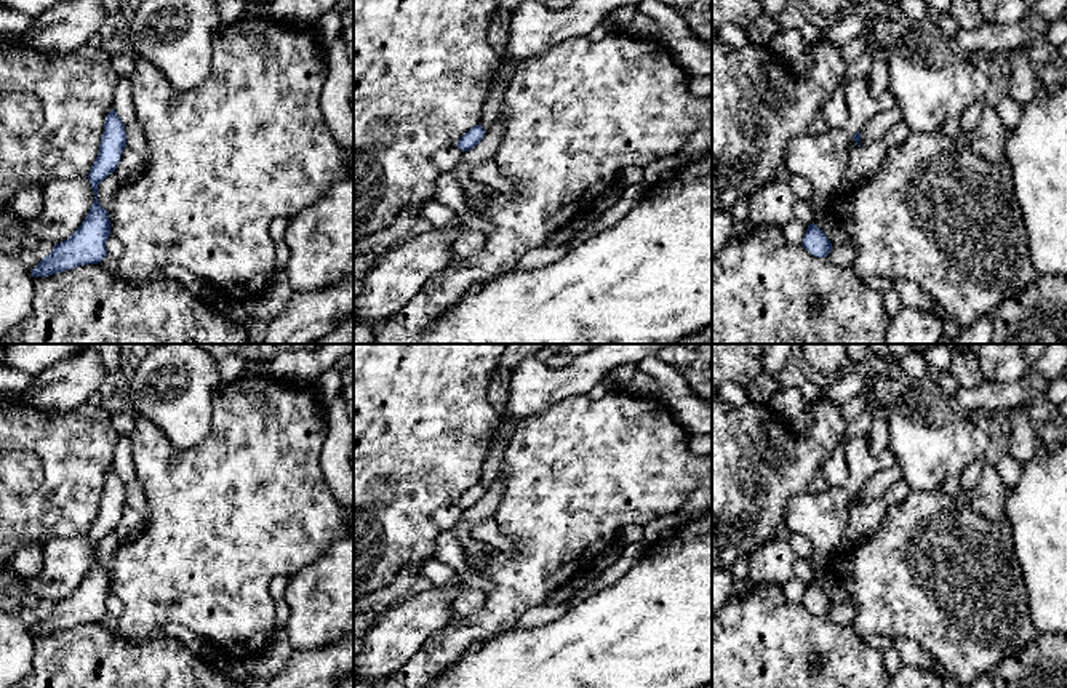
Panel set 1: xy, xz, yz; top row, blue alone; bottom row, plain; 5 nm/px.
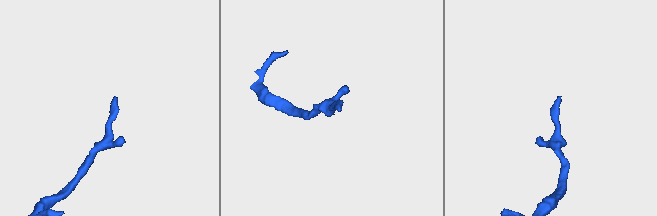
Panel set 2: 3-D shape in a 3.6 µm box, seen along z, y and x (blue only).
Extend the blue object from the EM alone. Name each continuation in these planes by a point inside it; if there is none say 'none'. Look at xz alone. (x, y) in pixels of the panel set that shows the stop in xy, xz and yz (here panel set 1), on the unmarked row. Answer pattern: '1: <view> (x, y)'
none

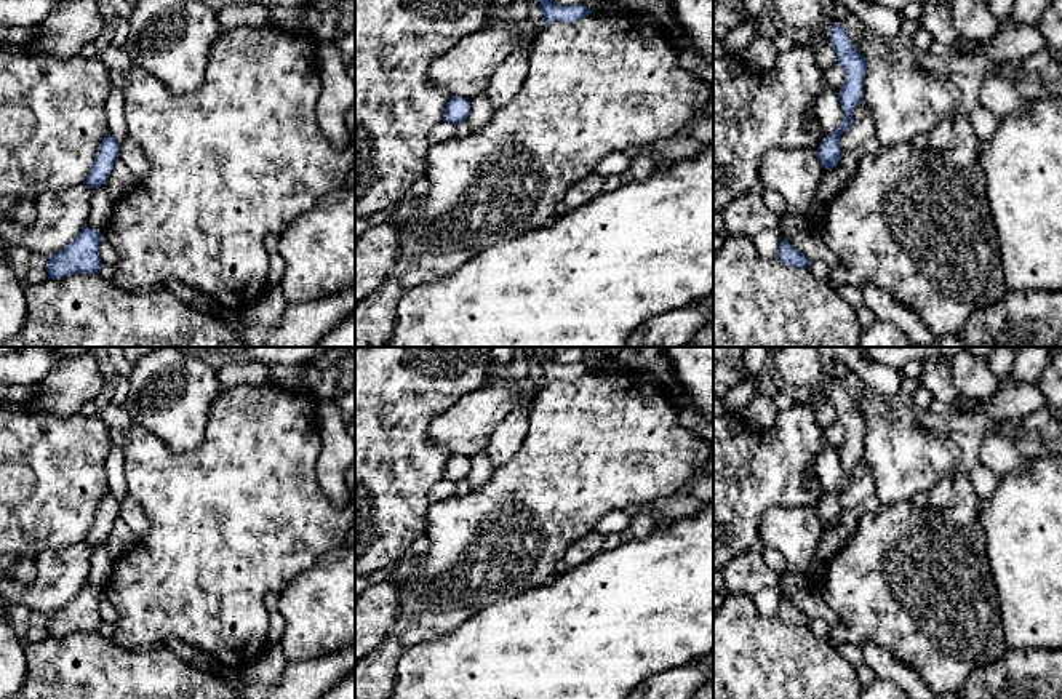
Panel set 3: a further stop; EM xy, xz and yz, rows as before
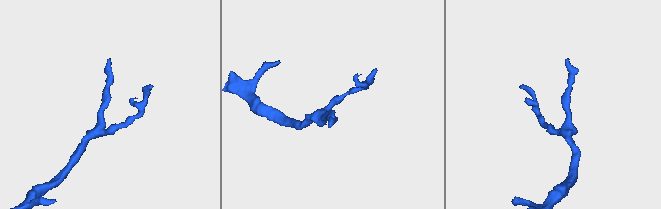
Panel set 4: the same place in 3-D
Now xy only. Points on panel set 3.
none

